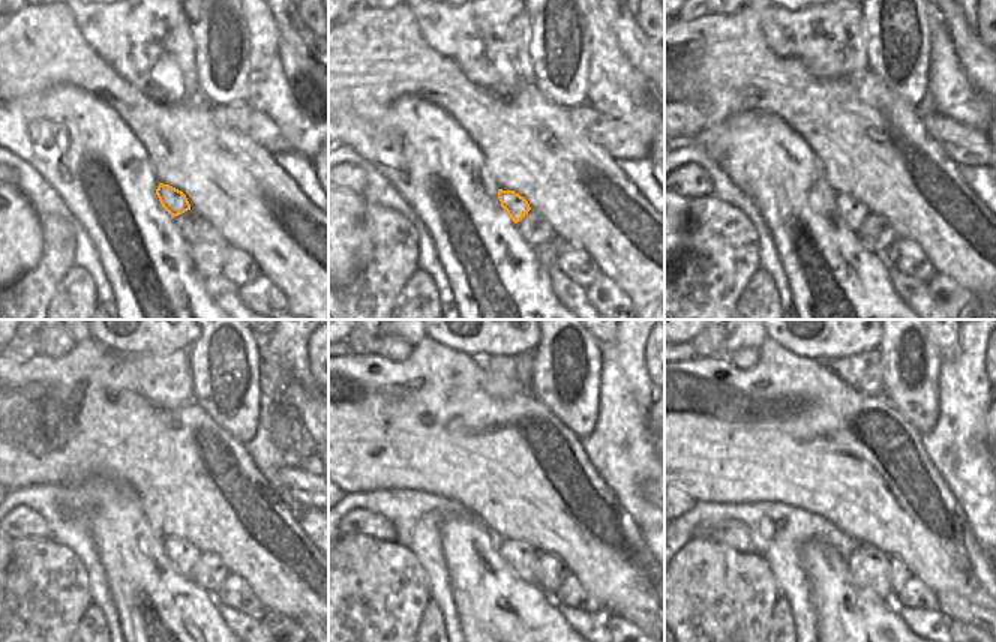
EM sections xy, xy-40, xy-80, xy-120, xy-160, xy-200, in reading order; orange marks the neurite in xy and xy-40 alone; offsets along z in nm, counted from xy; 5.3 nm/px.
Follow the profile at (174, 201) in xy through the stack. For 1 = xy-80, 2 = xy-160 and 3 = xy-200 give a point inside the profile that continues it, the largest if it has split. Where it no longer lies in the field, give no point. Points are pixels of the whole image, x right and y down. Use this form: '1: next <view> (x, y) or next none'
1: next xy-80 (854, 212)
2: next xy-160 (524, 560)
3: next xy-200 (870, 567)

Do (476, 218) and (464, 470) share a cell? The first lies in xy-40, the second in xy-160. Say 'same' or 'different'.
different

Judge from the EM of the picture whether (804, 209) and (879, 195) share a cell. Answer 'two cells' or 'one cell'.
two cells

